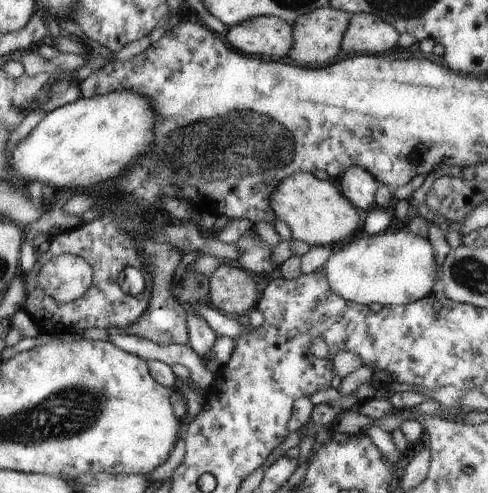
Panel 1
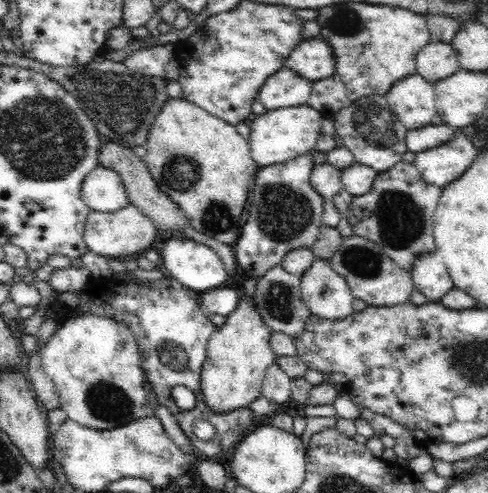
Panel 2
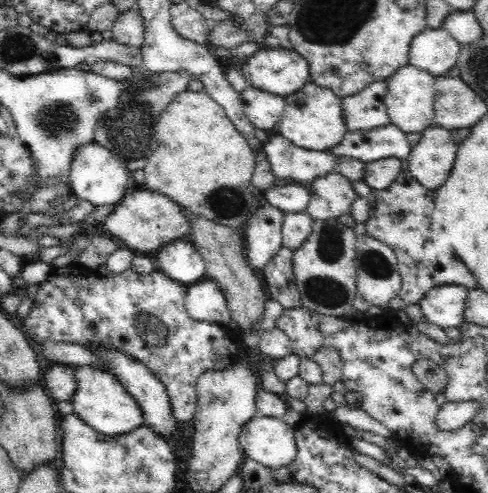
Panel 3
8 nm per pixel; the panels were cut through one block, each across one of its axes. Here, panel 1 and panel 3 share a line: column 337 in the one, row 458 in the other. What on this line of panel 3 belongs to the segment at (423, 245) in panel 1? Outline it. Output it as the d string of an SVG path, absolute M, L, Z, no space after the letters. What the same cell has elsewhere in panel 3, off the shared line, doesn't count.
M258 414L244 426L244 432L240 434L240 450L262 468L280 472L292 466L298 458L296 428L290 428L284 420Z

